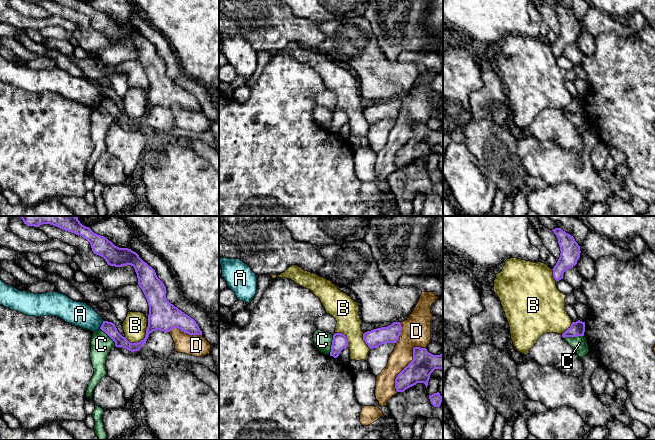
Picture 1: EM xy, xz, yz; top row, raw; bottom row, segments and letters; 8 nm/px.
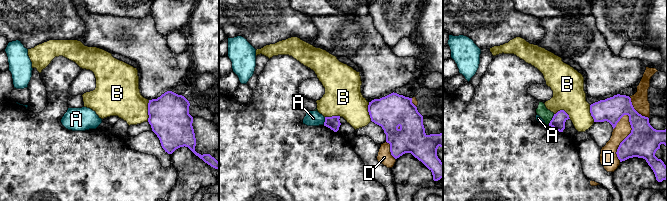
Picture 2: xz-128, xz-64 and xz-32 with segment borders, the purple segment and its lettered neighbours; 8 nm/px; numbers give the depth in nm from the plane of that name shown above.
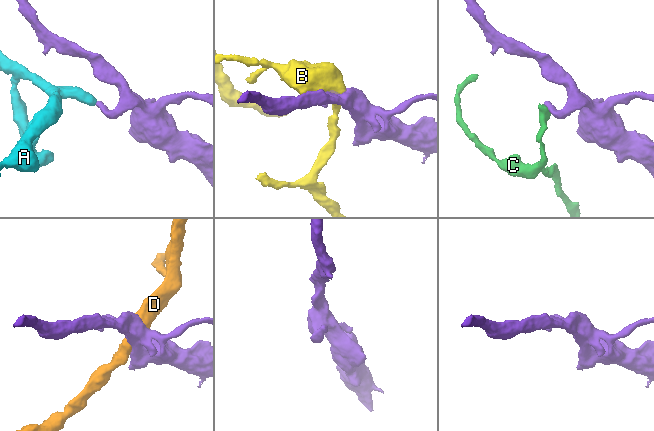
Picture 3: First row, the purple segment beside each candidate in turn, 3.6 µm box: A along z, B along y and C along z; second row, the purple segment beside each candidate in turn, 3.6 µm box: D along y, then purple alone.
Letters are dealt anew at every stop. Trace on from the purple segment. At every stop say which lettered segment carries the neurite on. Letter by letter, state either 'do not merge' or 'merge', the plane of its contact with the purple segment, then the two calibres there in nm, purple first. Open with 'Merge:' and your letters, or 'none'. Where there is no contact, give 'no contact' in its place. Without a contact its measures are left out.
Merge: none
A: do not merge; meets purple in xy; 100 nm thick on the purple side, 190 nm on the other
B: do not merge; meets purple in xy; 200 nm thick on the purple side, 190 nm on the other
C: do not merge; meets purple in xz; 120 nm thick on the purple side, 140 nm on the other
D: do not merge; meets purple in xz; 190 nm thick on the purple side, 200 nm on the other

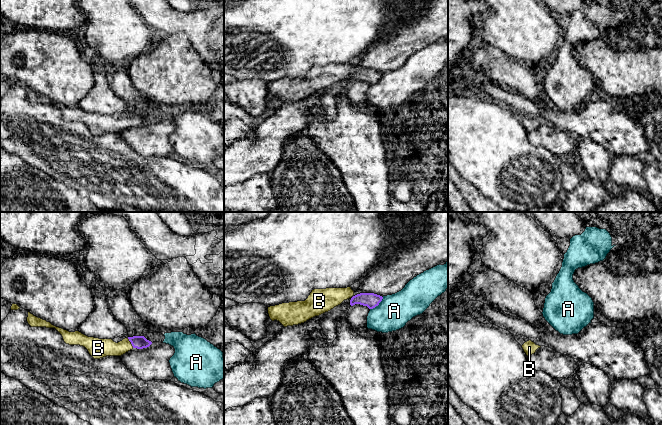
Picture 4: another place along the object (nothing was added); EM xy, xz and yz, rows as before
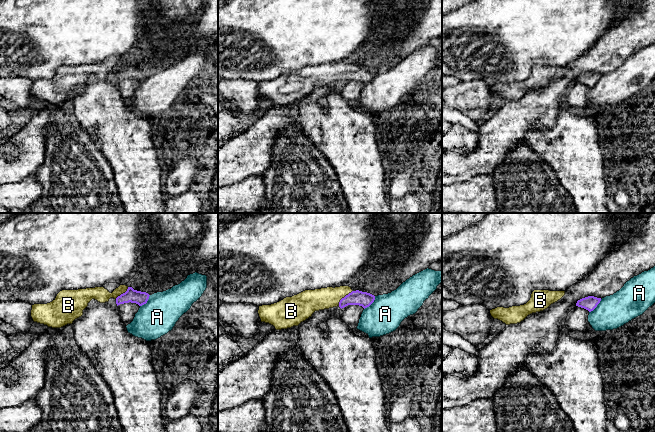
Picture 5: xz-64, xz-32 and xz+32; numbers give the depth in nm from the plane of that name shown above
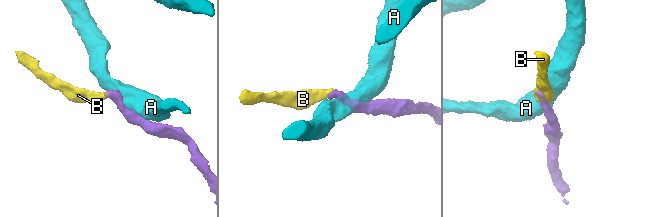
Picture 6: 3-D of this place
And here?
Merge: B
A: do not merge; meets purple in xz; 120 nm thick on the purple side, 280 nm on the other
B: merge; meets purple in xy; 110 nm thick on the purple side, 150 nm on the other

